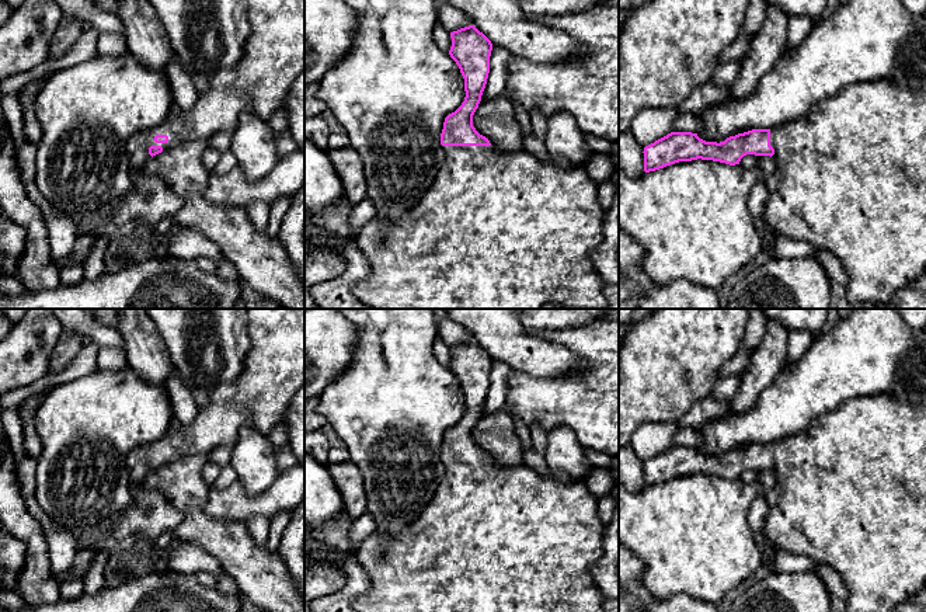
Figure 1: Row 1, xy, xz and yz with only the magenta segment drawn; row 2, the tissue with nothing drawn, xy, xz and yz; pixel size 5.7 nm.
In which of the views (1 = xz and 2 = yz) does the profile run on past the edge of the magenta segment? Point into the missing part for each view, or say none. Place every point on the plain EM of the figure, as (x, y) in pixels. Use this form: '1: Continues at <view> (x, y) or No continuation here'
1: Continues at xz (493, 539)
2: Continues at yz (849, 491)

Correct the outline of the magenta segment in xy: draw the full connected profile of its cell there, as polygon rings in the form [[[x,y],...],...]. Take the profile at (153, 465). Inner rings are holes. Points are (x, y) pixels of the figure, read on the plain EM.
[[[248,309],[247,319],[253,347],[240,376],[233,383],[219,385],[192,423],[173,420],[160,439],[130,452],[128,466],[133,498],[115,521],[112,535],[116,540],[139,536],[142,542],[154,542],[164,532],[173,533],[182,521],[182,512],[164,494],[146,486],[146,477],[153,470],[182,456],[209,455],[217,446],[233,449],[243,427],[269,435],[276,425],[285,425],[289,406],[304,386],[304,309]]]

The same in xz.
[[[474,340],[450,347],[450,352],[452,361],[449,369],[459,380],[464,393],[466,411],[462,420],[445,432],[441,448],[445,474],[429,504],[415,522],[404,528],[397,536],[375,531],[355,550],[356,561],[370,578],[370,590],[359,597],[352,604],[352,608],[356,612],[605,612],[605,597],[600,594],[591,574],[591,566],[603,554],[605,525],[598,514],[599,498],[588,490],[586,480],[554,479],[550,473],[542,476],[523,463],[504,467],[492,462],[490,455],[473,441],[473,430],[478,423],[490,387],[492,358]]]

